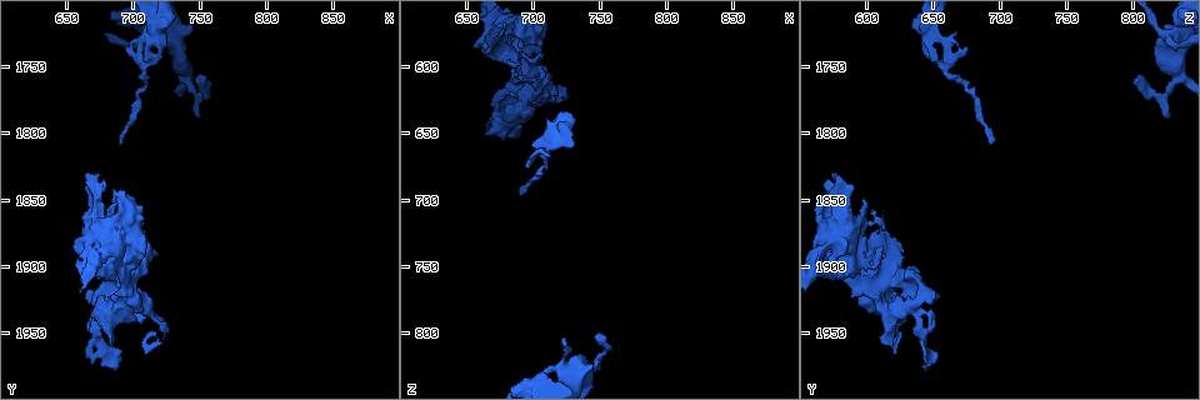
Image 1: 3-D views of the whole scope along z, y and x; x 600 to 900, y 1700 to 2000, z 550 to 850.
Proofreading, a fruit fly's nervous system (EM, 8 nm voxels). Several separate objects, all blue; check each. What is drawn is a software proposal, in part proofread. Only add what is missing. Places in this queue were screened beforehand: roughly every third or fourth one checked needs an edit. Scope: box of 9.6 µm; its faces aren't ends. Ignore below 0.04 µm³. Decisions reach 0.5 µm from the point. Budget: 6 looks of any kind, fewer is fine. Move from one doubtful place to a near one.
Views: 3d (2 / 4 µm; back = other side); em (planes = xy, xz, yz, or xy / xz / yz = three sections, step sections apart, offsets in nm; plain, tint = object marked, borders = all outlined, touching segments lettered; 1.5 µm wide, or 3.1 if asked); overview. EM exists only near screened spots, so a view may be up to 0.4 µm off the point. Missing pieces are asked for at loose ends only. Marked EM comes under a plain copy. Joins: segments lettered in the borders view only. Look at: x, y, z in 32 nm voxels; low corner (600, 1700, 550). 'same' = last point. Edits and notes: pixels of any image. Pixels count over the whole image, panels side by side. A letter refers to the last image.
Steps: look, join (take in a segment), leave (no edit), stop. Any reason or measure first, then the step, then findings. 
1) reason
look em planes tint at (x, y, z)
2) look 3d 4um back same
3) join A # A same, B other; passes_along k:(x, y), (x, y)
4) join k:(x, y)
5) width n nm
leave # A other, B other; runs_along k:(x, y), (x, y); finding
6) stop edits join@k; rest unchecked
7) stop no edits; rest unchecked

branch stops here
look em planes borders at (694, 1736, 676)

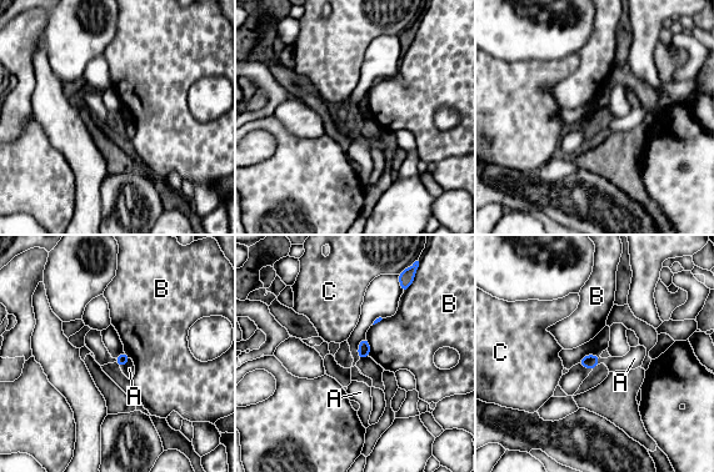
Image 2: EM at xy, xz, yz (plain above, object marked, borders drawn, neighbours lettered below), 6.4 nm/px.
leave # A other, B other, C other; border 2:(365, 337), (369, 345), (369, 356); none of them fits

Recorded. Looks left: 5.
an open end
look 3d 2um at (692, 1810, 694)

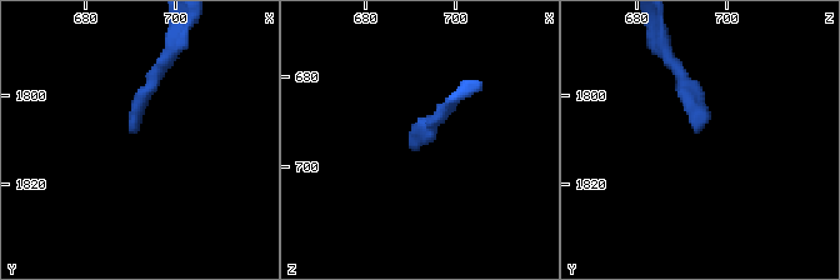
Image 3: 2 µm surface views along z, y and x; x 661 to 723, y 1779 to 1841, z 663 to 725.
look em yz step 8 tint at (691, 1809, 693)

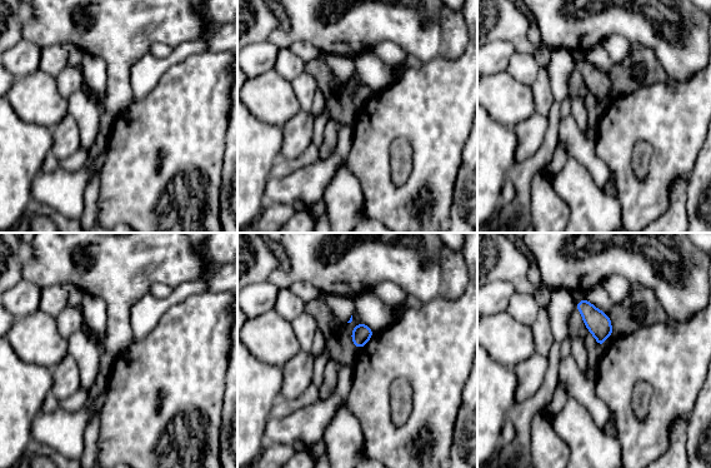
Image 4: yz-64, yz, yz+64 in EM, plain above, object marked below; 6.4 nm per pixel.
look em yz step 8 borders same

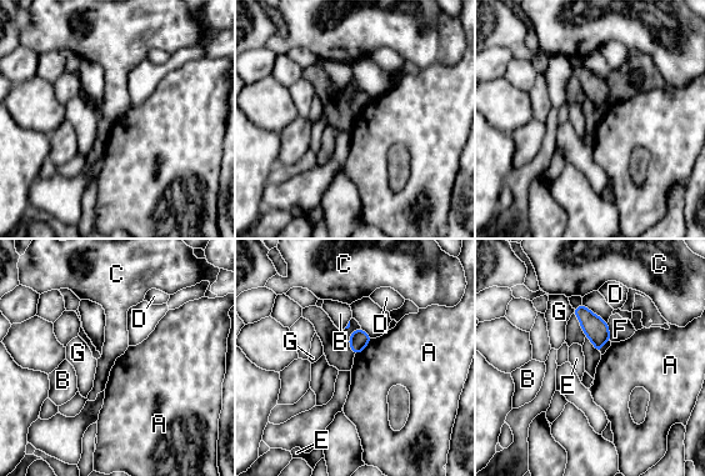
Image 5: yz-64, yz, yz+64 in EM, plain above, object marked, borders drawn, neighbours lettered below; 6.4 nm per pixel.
longest_contact A 160 nm
leave # A other, B other, C other, D other, E other, F other, G other; border 5:(371, 339), (355, 355); none of them fits

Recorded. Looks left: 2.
tapers out
look 3d 2um at (750, 1786, 828)

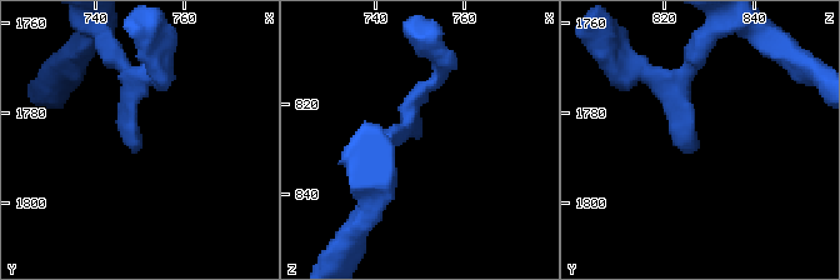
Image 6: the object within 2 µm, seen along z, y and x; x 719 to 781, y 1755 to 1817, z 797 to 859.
look em planes borders at (749, 1788, 826)

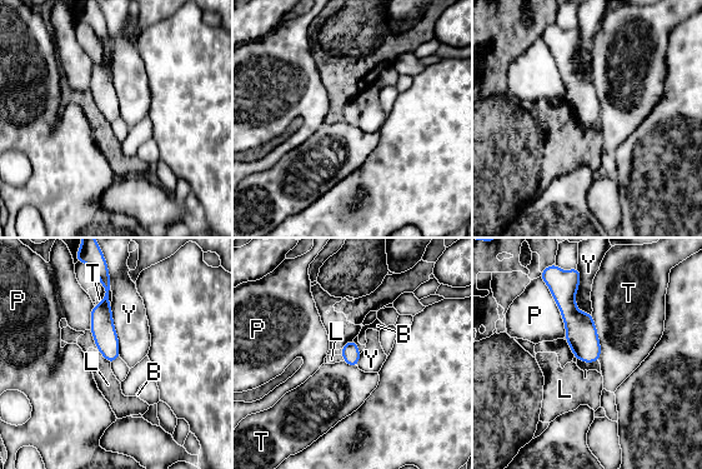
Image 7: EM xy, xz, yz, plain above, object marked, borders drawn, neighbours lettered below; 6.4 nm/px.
width 110 nm
leave # B other, L other, P other, T other, Y other; runs_along 7:(106, 283), (104, 334), (110, 358); no lettered segment goes on from it

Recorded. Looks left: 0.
stop no edits; rest unchecked

